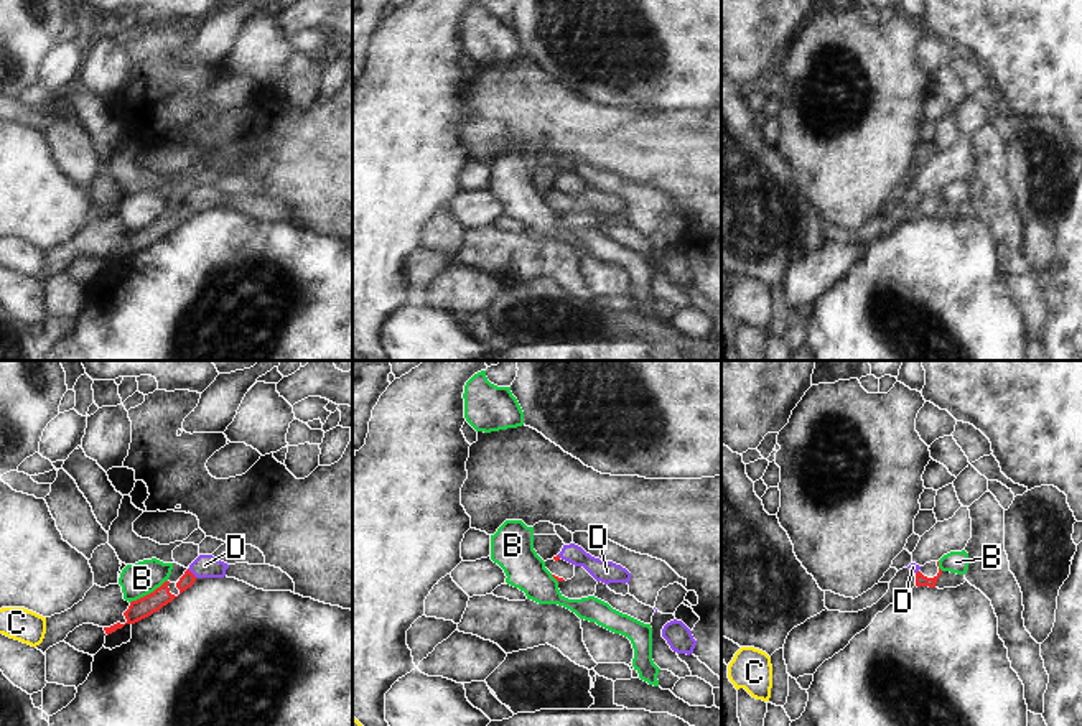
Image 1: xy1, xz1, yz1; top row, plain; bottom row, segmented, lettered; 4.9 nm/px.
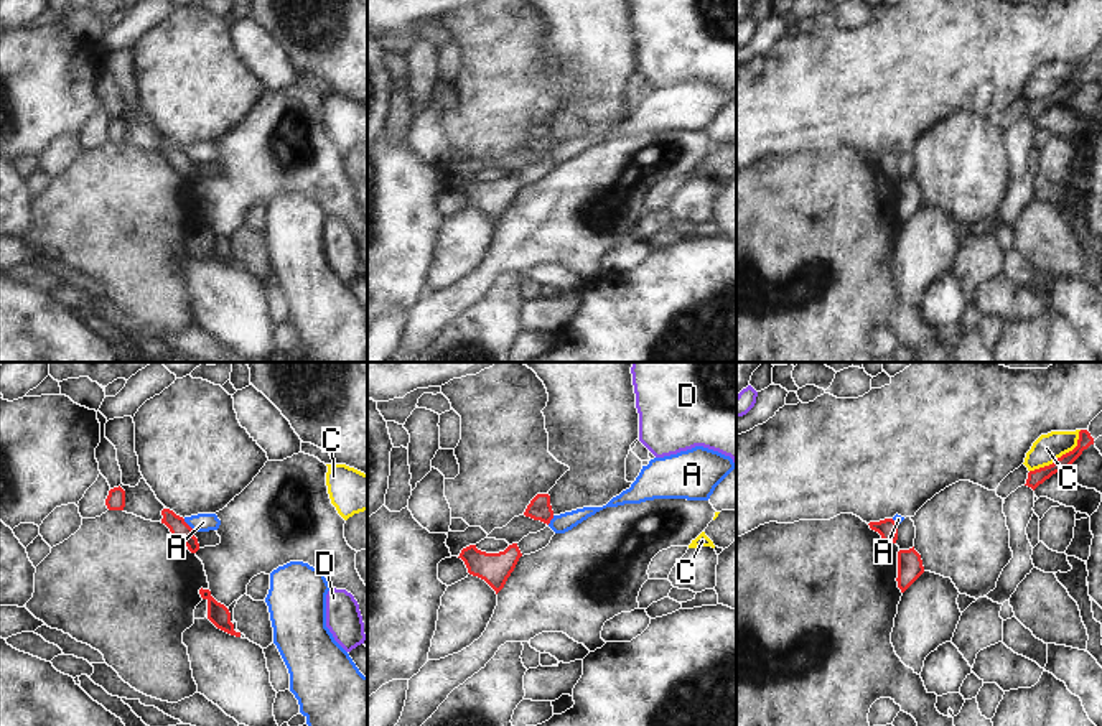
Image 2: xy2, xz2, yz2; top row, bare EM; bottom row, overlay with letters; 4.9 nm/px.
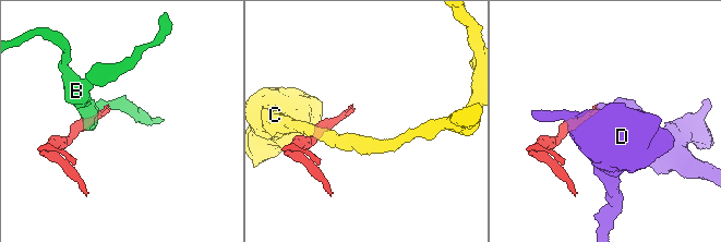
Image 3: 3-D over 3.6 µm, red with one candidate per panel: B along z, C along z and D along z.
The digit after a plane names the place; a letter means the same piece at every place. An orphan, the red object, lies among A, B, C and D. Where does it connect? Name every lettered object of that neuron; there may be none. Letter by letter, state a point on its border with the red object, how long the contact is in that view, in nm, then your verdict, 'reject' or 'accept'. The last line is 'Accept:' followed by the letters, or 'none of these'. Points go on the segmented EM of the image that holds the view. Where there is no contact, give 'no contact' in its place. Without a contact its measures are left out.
A: xy2 (188, 525) | 90 nm | reject
B: xy1 (150, 593) | 220 nm | reject
C: yz2 (1061, 456) | 320 nm | reject
D: xy1 (191, 573) | 60 nm | reject
Accept: none of these

